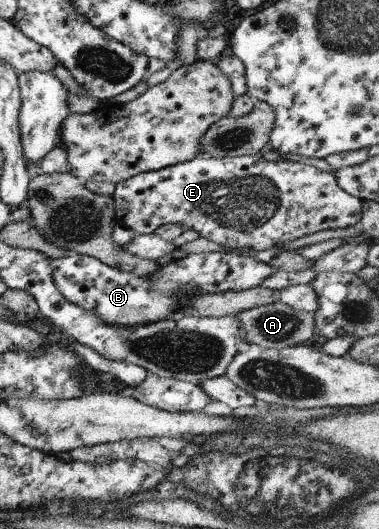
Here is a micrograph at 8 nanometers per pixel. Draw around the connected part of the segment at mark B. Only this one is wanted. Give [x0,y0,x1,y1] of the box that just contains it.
[49,252,275,326]

